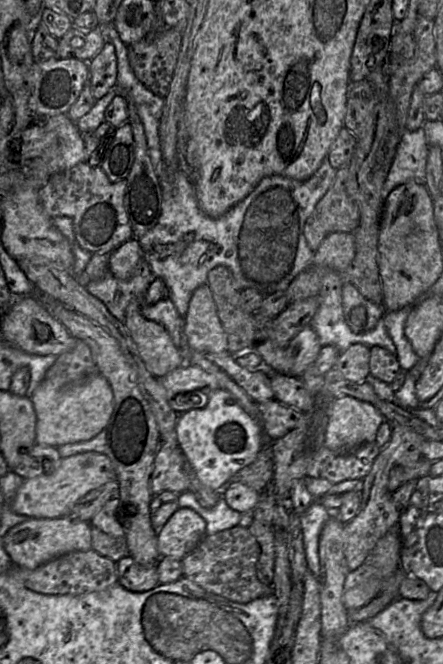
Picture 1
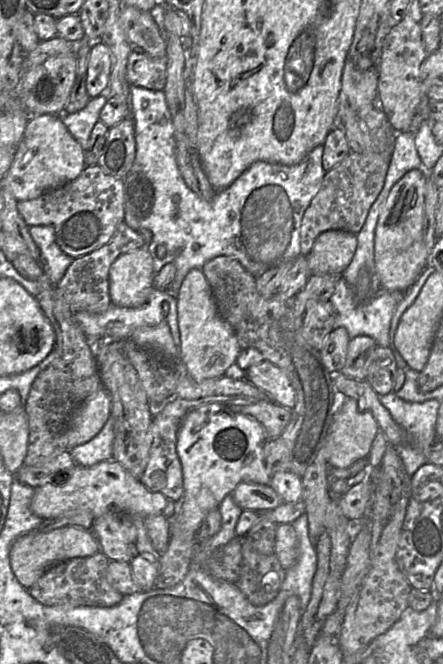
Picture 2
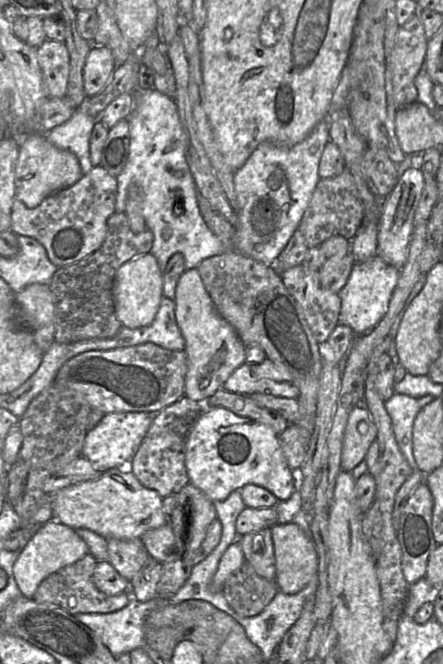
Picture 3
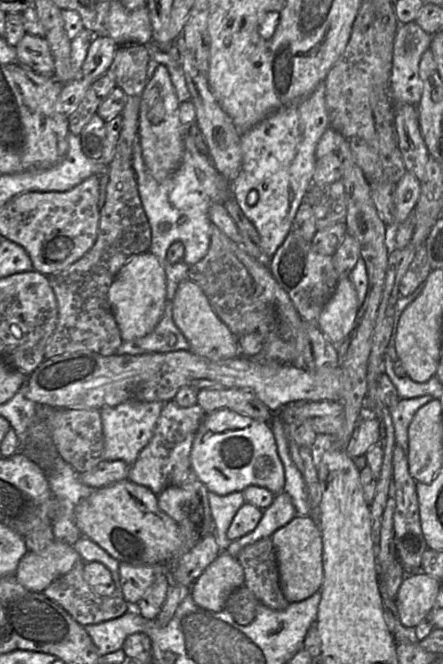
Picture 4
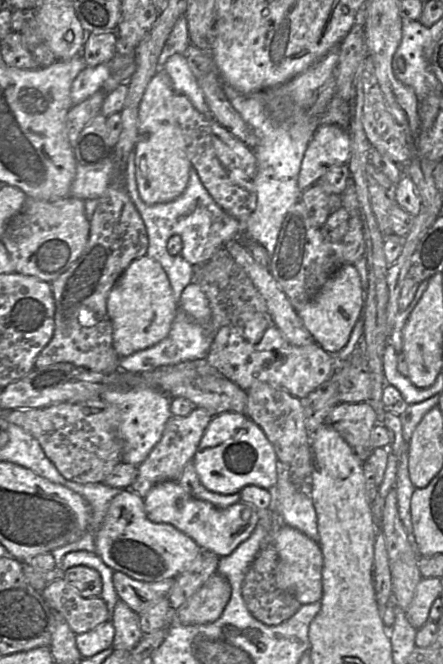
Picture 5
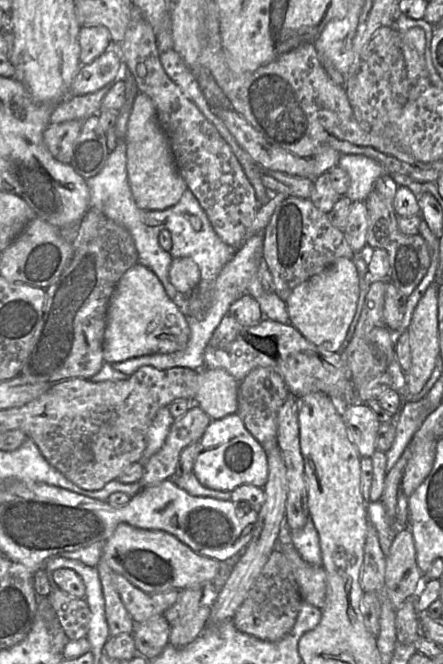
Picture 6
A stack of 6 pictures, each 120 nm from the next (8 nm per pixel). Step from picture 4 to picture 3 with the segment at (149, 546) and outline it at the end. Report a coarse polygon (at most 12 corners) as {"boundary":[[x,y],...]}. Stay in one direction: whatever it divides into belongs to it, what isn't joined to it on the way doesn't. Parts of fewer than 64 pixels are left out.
{"boundary":[[128,467],[62,488],[52,520],[106,539],[168,522]]}

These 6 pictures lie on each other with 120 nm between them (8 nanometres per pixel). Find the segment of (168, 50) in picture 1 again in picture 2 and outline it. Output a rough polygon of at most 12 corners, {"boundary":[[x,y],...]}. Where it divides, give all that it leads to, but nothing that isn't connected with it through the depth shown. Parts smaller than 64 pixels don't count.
{"boundary":[[132,50],[126,77],[130,85],[164,90],[167,57]]}

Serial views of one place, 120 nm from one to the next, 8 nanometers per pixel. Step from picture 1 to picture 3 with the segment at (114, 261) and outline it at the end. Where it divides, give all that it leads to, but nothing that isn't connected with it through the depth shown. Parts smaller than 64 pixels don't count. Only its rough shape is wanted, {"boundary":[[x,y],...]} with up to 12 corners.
{"boundary":[[149,252],[122,264],[112,295],[122,326],[149,325],[163,273]]}

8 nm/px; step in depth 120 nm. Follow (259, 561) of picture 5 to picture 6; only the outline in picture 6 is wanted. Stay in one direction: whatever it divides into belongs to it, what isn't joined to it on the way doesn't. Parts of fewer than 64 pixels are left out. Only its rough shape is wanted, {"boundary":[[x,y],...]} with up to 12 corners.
{"boundary":[[274,548],[233,618],[275,642],[302,604],[292,566]]}

